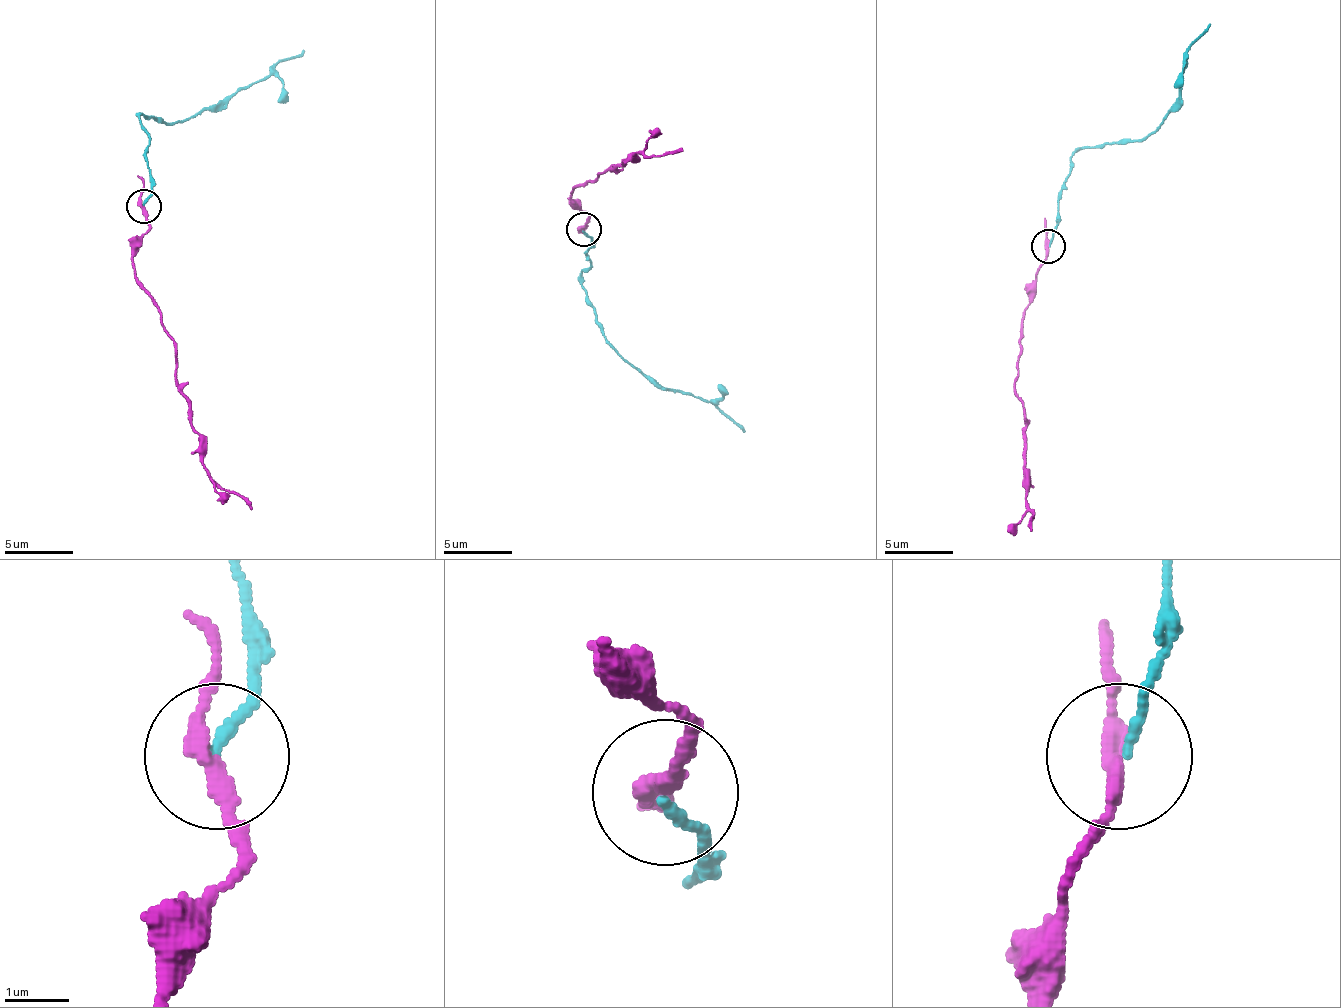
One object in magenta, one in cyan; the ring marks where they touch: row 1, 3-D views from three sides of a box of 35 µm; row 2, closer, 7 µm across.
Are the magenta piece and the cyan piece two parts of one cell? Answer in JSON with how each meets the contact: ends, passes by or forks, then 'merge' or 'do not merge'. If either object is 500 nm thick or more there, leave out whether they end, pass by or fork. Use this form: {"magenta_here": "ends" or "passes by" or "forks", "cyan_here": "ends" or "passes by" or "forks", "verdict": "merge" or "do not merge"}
{"magenta_here": "passes by", "cyan_here": "ends", "verdict": "do not merge"}

